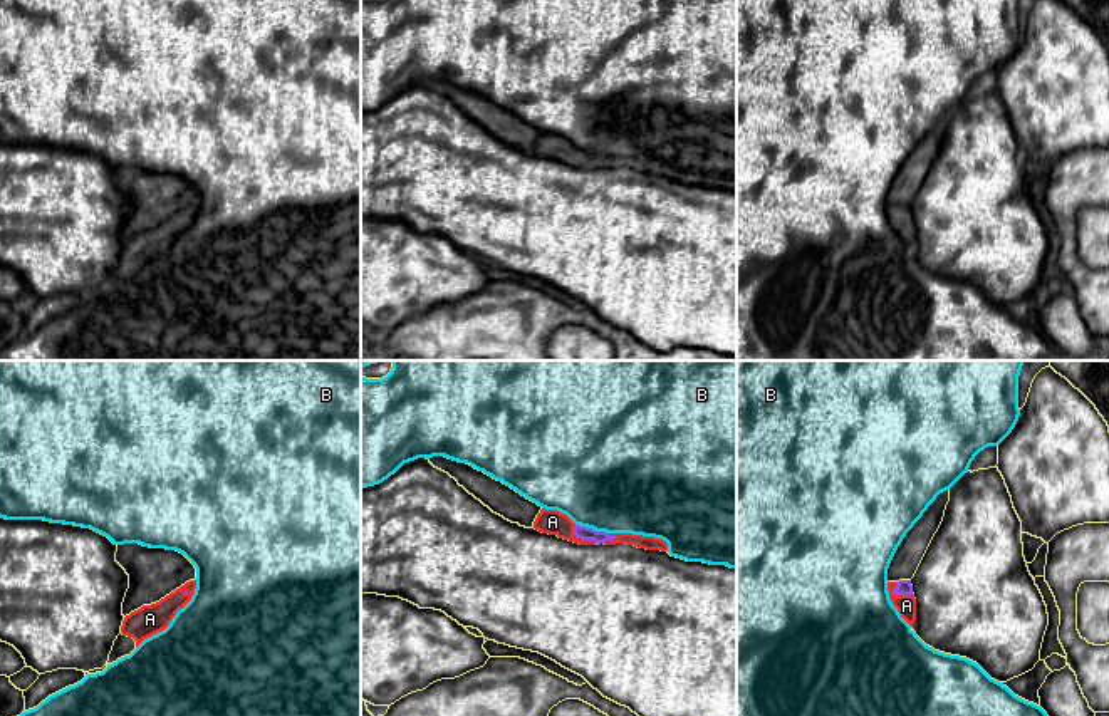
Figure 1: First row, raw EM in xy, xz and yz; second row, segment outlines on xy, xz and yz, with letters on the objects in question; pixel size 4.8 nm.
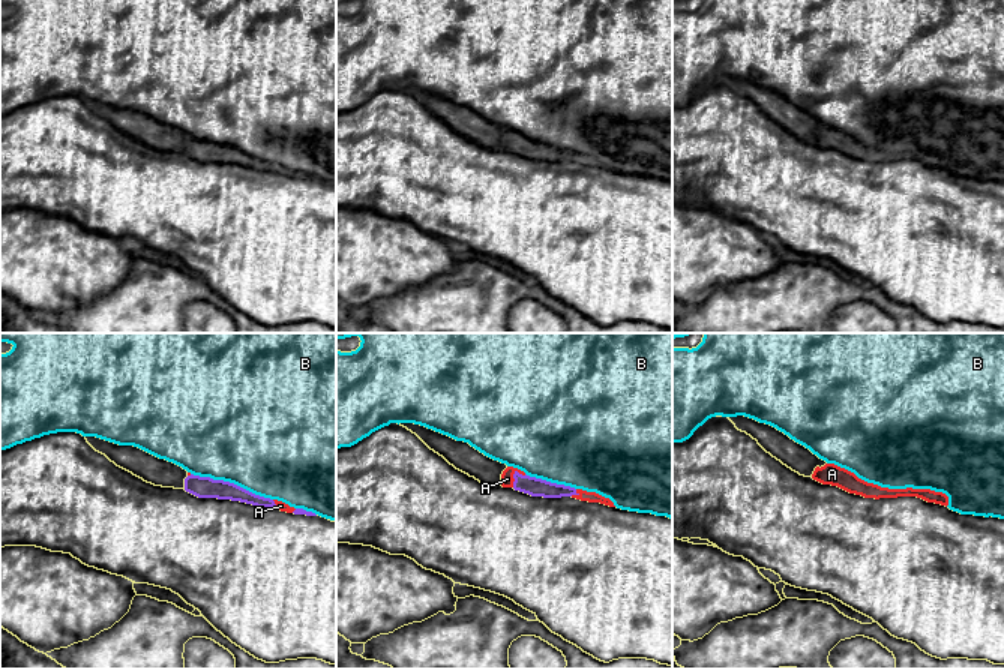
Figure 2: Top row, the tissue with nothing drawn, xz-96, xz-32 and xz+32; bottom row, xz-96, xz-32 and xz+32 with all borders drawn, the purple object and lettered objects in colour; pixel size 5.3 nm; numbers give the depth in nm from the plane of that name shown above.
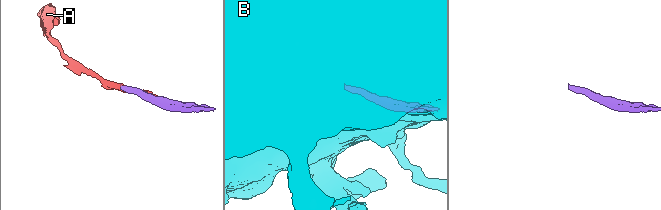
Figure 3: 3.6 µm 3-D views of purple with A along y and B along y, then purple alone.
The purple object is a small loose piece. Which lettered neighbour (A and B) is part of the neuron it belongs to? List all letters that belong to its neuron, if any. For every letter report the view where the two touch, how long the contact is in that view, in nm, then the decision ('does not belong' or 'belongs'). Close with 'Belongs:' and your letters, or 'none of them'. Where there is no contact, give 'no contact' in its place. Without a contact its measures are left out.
A: contact in xz; length 140 nm; belongs
B: contact in xz; length 170 nm; does not belong
Belongs: A

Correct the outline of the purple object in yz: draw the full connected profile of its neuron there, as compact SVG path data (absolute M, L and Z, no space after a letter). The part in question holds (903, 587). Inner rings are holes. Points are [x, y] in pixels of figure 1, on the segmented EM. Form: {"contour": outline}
{"contour": "M911 580L888 582L888 592L901 617L913 625L916 620L916 599Z"}

